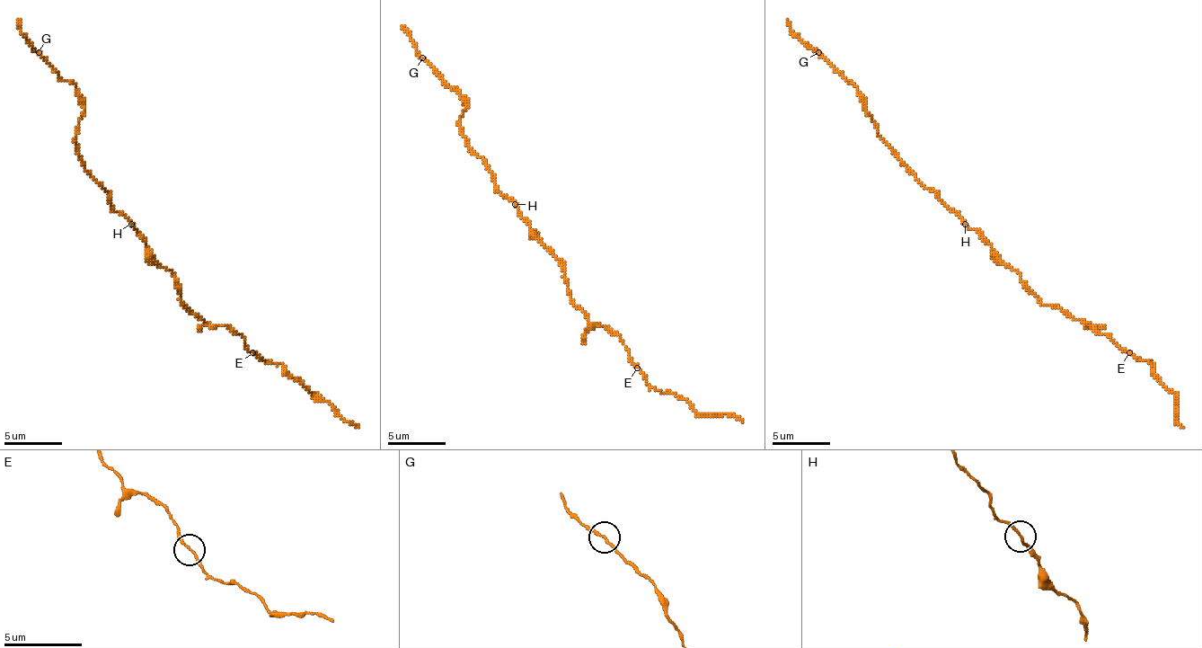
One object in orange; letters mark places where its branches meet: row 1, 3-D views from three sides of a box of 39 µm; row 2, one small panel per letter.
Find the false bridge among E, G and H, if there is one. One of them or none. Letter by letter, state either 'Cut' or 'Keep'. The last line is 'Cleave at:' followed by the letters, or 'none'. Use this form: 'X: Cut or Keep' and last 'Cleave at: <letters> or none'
E: Keep
G: Keep
H: Keep
Cleave at: none

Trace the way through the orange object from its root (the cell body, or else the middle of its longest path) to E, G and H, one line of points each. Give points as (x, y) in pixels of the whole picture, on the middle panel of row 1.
E: (533, 233), (559, 259), (570, 300), (591, 324), (608, 326), (620, 338), (629, 352), (629, 359), (638, 367)
G: (533, 233), (518, 207), (498, 189), (489, 165), (463, 137), (460, 119), (469, 104), (422, 57)
H: (533, 233), (515, 204)

